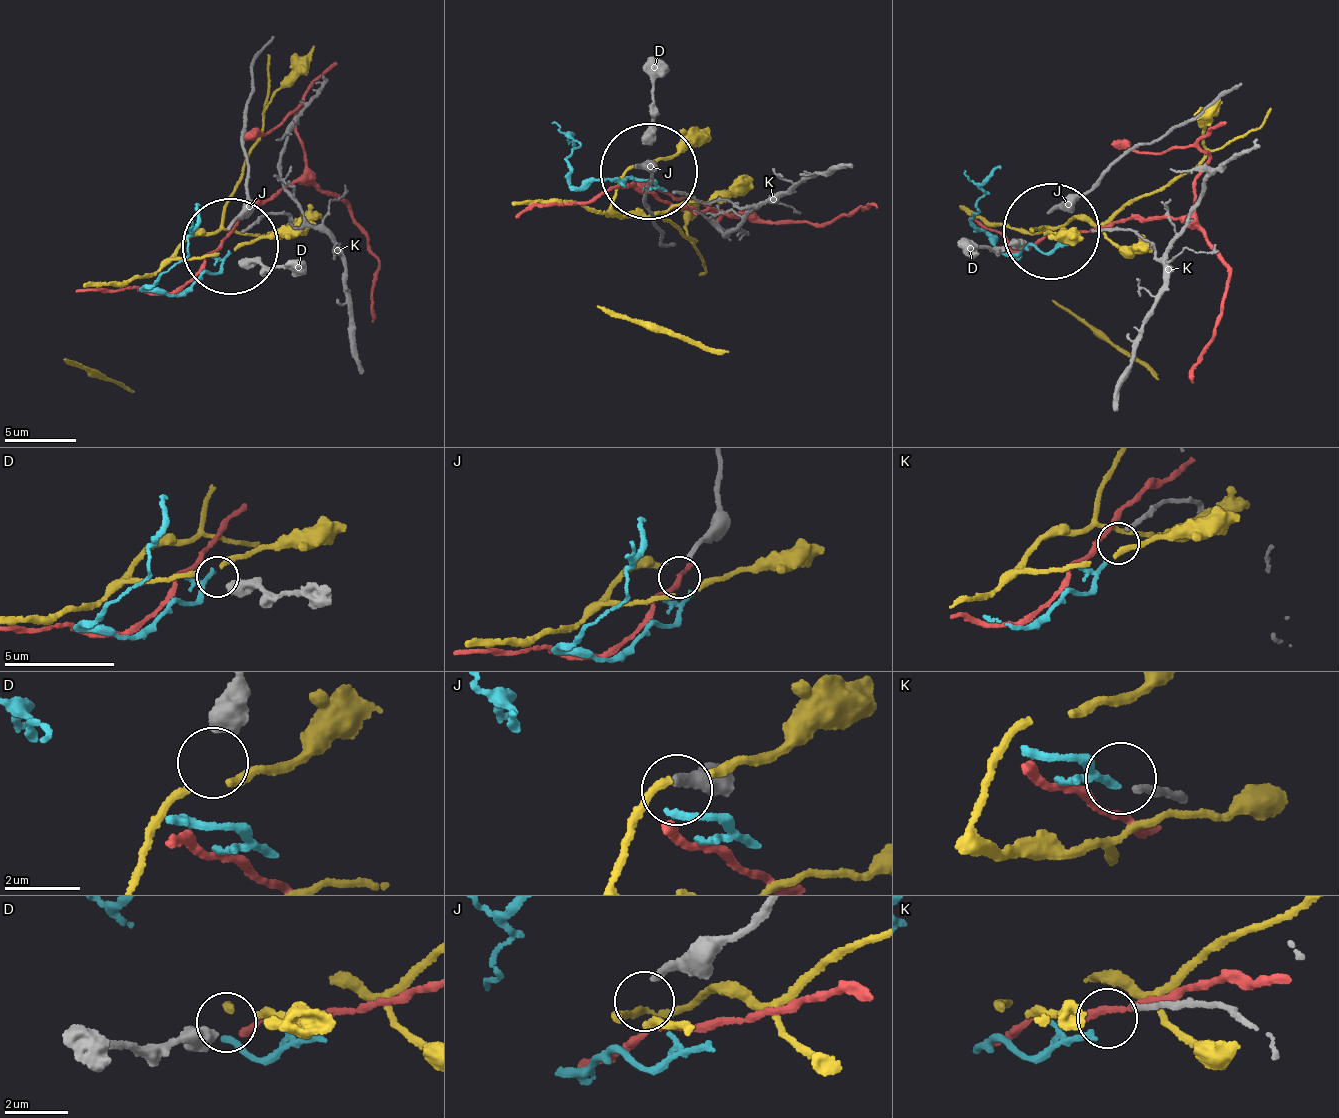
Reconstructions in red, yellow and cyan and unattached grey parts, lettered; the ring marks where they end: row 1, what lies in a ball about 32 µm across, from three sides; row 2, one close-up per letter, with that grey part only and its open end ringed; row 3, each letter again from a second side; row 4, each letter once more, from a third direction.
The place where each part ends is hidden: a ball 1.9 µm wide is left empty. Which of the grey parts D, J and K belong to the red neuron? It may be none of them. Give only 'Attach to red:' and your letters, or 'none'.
Attach to red: none

